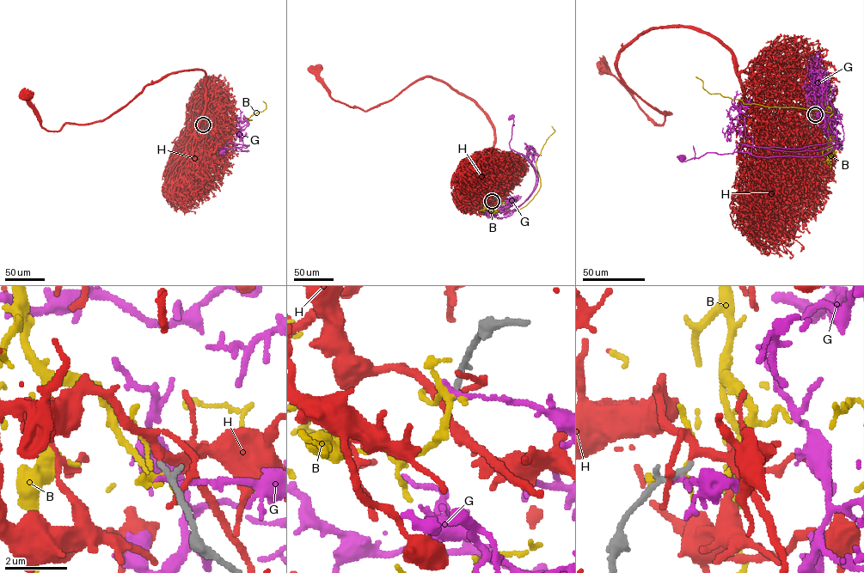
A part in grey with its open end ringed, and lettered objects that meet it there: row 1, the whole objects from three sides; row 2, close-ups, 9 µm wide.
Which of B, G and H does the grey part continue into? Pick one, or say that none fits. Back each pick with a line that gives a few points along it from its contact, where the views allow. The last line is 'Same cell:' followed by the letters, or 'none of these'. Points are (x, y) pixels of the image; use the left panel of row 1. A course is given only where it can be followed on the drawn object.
Same cell: none of these

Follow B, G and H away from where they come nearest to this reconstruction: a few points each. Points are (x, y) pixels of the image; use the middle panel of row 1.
B: (492, 201), (488, 202), (514, 210), (532, 198), (540, 185), (536, 161), (546, 140), (555, 131), (551, 126)
G: (492, 200), (505, 207), (505, 215), (522, 204), (536, 184), (537, 173), (530, 161), (510, 148), (511, 116)
H: (492, 201), (481, 186), (497, 153), (494, 127), (474, 102), (422, 76), (363, 111), (333, 100), (311, 68)

